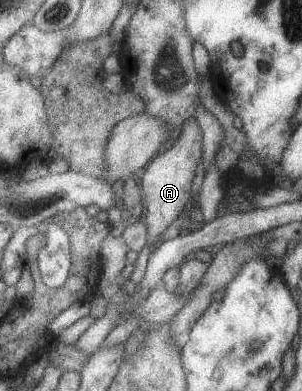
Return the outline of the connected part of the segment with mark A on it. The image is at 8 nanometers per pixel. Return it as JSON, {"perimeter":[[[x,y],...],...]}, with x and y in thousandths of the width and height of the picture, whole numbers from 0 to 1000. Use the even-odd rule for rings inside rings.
{"perimeter":[[[642,297],[616,309],[603,325],[603,345],[586,353],[583,373],[520,396],[483,427],[470,458],[460,460],[474,494],[480,542],[470,563],[490,586],[490,627],[517,634],[540,621],[543,591],[606,550],[636,514],[636,471],[649,453],[649,432],[666,417],[672,396],[672,343],[649,320]]]}

